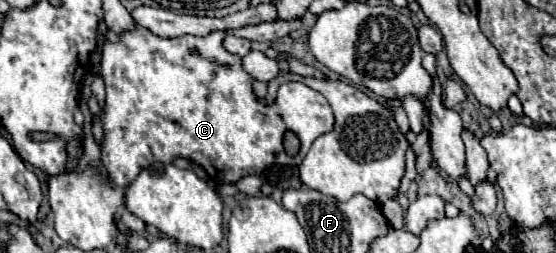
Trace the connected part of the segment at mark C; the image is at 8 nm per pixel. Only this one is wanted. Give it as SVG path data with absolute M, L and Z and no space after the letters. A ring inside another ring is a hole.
M137 25L131 31L121 33L117 43L103 43L101 77L105 81L107 95L99 113L103 125L101 163L117 187L125 189L141 169L155 161L171 163L177 157L185 157L201 165L217 185L237 183L245 175L259 175L269 165L299 165L311 143L333 129L335 117L331 105L321 93L307 85L285 83L279 93L281 101L273 105L259 103L251 89L251 75L243 69L241 59L223 47L223 37L223 31L213 31L205 37L181 35L163 39ZM287 131L293 131L301 141L299 153L293 157L289 157L283 147L283 135Z

